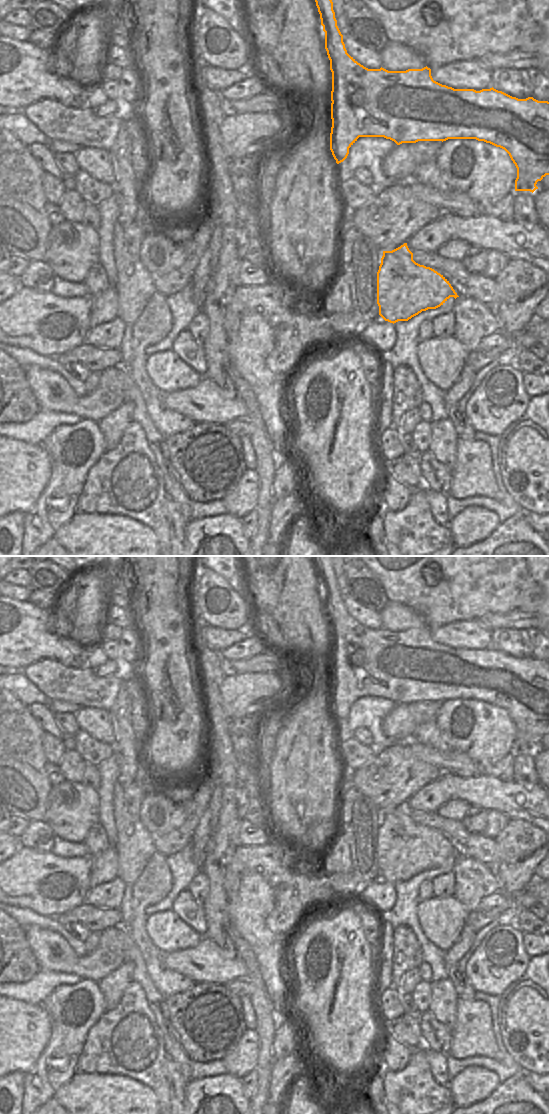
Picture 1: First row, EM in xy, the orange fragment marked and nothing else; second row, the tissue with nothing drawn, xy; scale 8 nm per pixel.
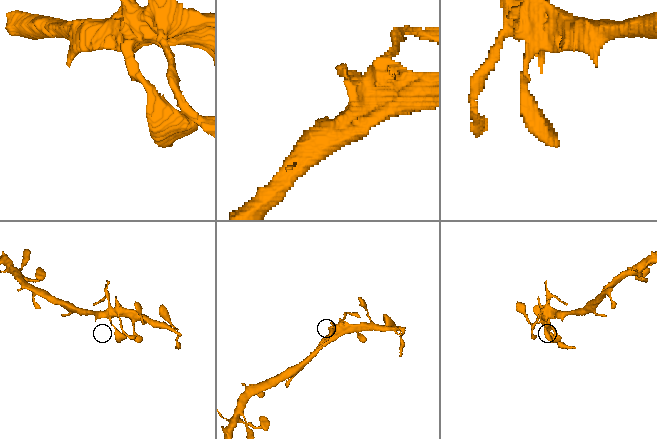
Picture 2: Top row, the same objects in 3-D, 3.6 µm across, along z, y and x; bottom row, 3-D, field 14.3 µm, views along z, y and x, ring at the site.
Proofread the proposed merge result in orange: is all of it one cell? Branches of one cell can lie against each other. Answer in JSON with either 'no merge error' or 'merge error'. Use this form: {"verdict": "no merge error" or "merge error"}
{"verdict": "merge error"}

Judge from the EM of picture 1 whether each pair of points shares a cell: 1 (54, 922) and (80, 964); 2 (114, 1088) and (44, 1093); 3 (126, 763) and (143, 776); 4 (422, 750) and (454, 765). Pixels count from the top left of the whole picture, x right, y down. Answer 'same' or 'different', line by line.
1: different
2: different
3: different
4: same

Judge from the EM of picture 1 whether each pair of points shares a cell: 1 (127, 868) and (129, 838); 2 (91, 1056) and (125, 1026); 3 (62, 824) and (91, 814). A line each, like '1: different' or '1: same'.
1: same
2: same
3: same

